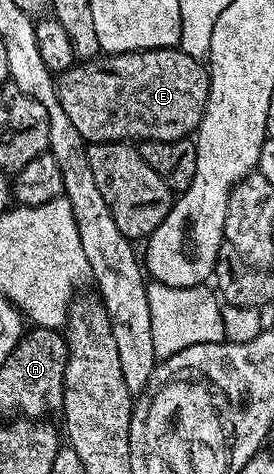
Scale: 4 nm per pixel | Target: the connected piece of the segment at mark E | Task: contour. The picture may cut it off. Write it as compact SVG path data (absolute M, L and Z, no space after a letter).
M179 47L122 52L81 61L56 78L56 95L66 118L77 127L85 143L109 144L178 141L191 137L205 112L209 94L209 69Z

